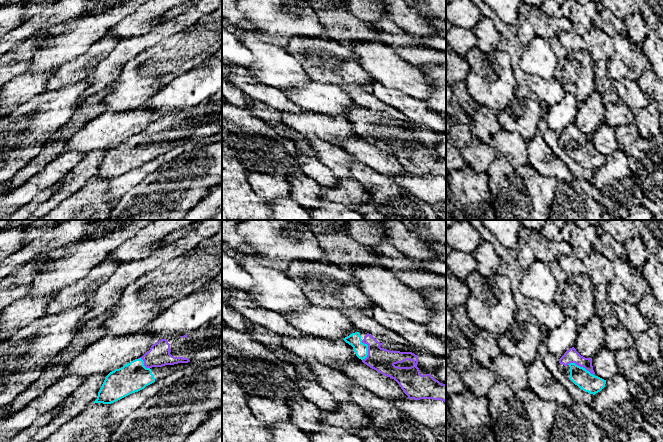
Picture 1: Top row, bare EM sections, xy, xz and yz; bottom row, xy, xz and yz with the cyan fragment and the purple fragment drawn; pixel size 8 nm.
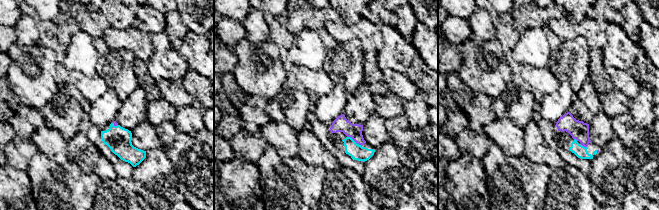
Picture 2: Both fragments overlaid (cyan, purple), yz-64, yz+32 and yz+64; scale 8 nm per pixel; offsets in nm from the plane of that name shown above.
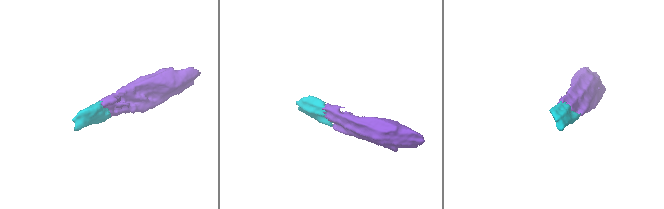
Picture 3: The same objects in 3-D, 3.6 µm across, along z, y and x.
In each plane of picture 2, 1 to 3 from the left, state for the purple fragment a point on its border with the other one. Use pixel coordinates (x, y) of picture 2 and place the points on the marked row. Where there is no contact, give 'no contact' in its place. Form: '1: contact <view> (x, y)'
1: contact yz-64 (115, 126)
2: contact yz+32 (353, 140)
3: contact yz+64 (583, 146)

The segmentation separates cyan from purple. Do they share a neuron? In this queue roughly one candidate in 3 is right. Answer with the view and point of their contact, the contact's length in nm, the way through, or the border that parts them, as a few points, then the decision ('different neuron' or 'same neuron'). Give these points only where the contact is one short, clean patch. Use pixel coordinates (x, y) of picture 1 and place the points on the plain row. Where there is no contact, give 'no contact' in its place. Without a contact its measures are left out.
meets cyan in yz at (579, 142); contact 240 nm long; runs through yz (586, 157), (579, 142), (571, 132); same neuron

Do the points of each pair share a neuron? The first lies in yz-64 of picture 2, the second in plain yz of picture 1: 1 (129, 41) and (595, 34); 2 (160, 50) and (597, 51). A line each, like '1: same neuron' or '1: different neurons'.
1: same neuron
2: different neurons

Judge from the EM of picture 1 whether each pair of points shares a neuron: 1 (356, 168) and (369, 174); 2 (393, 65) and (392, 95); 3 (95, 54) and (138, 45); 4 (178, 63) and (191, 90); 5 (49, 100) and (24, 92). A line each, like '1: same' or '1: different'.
1: same
2: different
3: different
4: different
5: different

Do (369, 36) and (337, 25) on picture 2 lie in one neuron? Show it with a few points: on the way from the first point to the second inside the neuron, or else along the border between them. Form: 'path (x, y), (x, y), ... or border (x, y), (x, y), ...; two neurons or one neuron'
path (361, 31), (345, 31); one neuron

